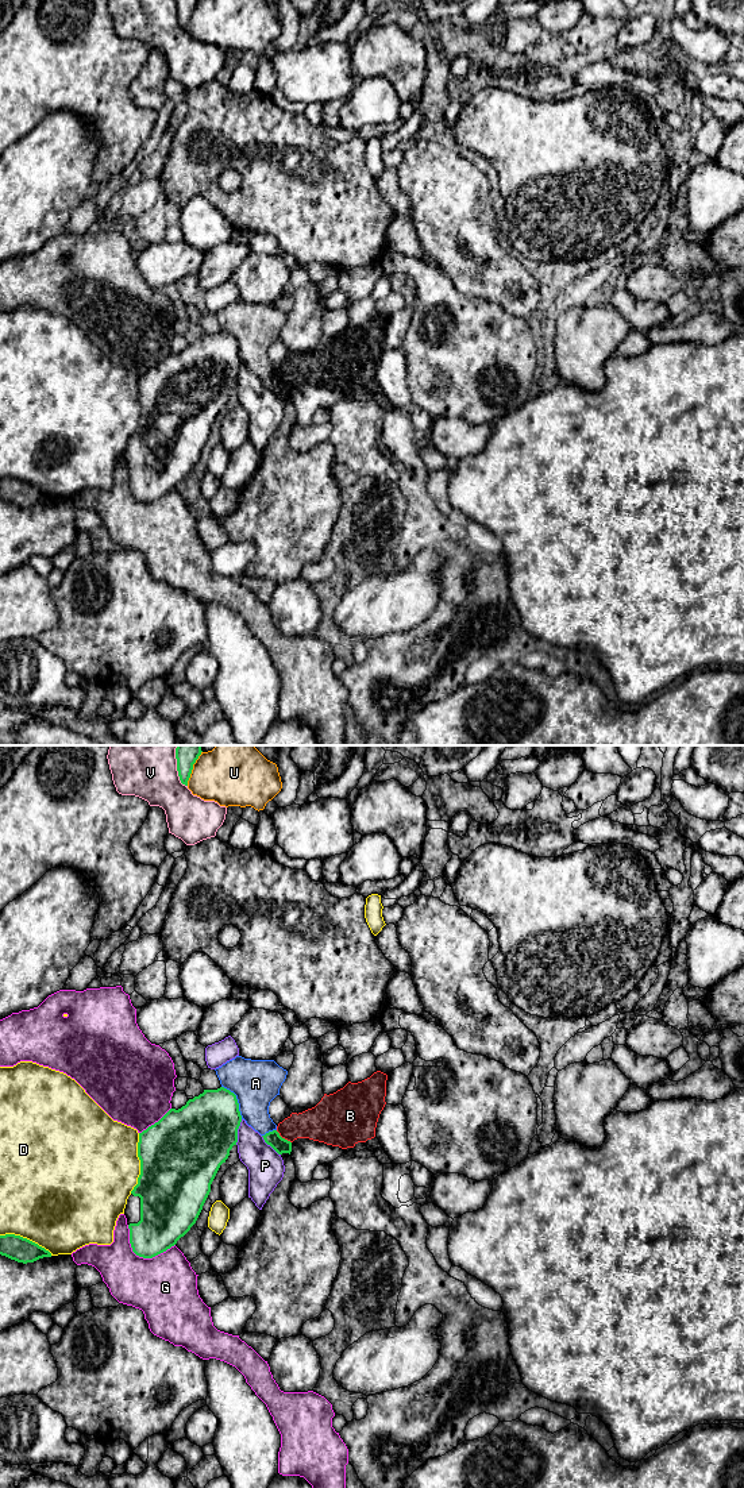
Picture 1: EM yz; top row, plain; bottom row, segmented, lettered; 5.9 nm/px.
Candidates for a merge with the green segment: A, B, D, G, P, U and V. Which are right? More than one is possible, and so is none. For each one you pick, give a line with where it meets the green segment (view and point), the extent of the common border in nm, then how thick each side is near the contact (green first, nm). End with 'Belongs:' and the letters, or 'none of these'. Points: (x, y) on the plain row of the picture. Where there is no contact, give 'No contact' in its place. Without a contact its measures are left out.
Belongs: none of these

